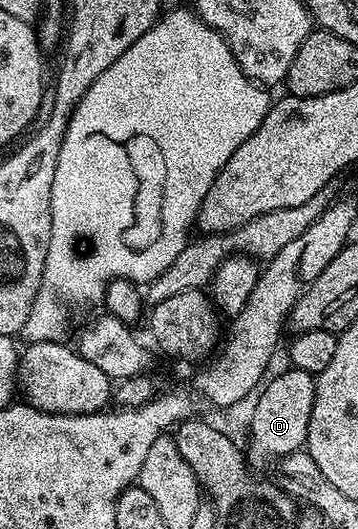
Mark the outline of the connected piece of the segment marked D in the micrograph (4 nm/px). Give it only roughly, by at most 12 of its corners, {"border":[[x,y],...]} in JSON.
{"border":[[272,374],[254,396],[255,469],[307,441],[316,376]]}

